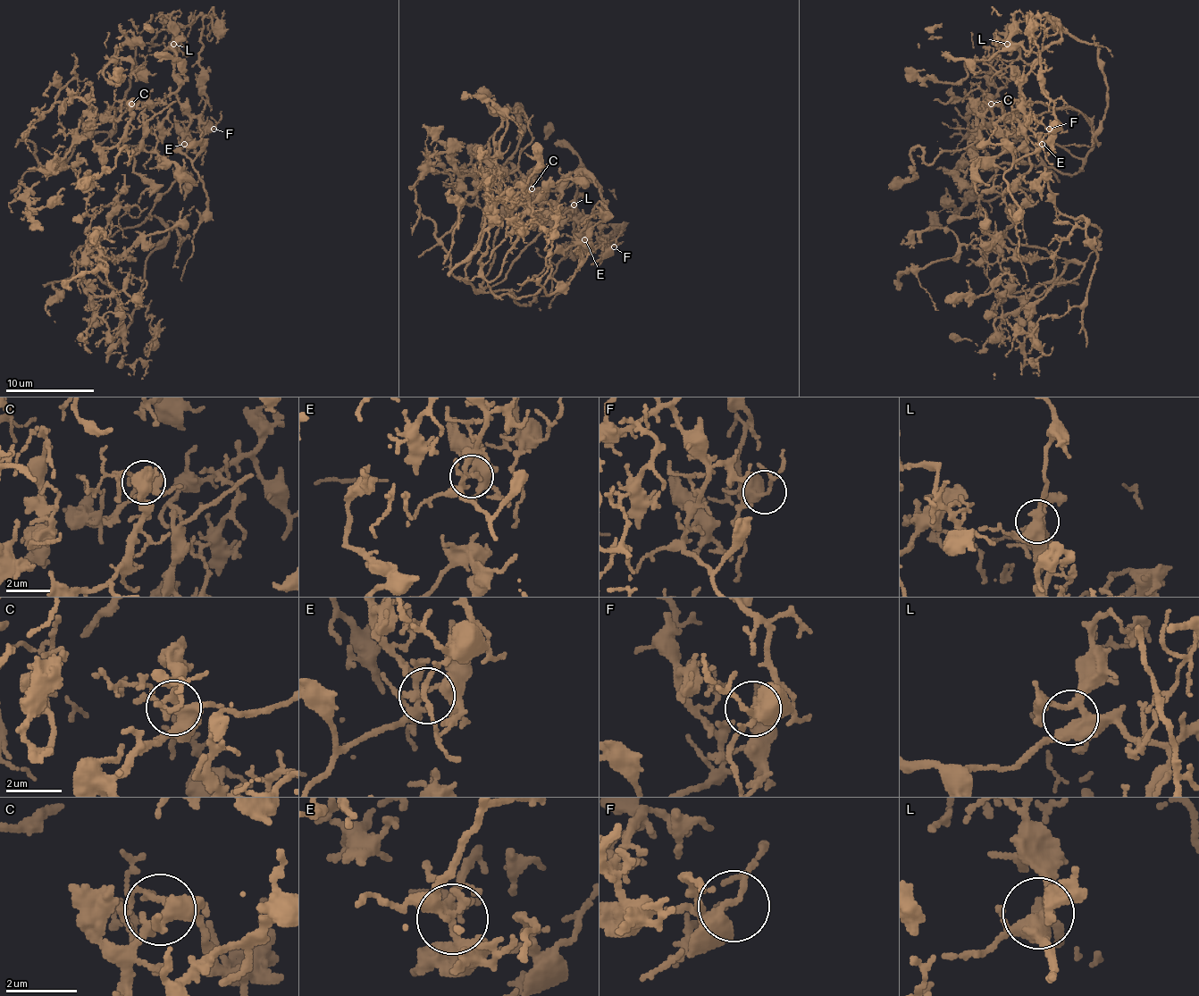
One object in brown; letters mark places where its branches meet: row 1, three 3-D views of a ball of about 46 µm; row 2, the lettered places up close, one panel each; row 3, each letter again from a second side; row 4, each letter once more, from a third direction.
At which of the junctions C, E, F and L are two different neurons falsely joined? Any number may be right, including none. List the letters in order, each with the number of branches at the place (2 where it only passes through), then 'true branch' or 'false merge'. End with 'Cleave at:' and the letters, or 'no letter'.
C: 6 branches meet; true branch
E: 4 branches meet; true branch
F: 5 branches meet; true branch
L: 5 branches meet; true branch
Cleave at: no letter

